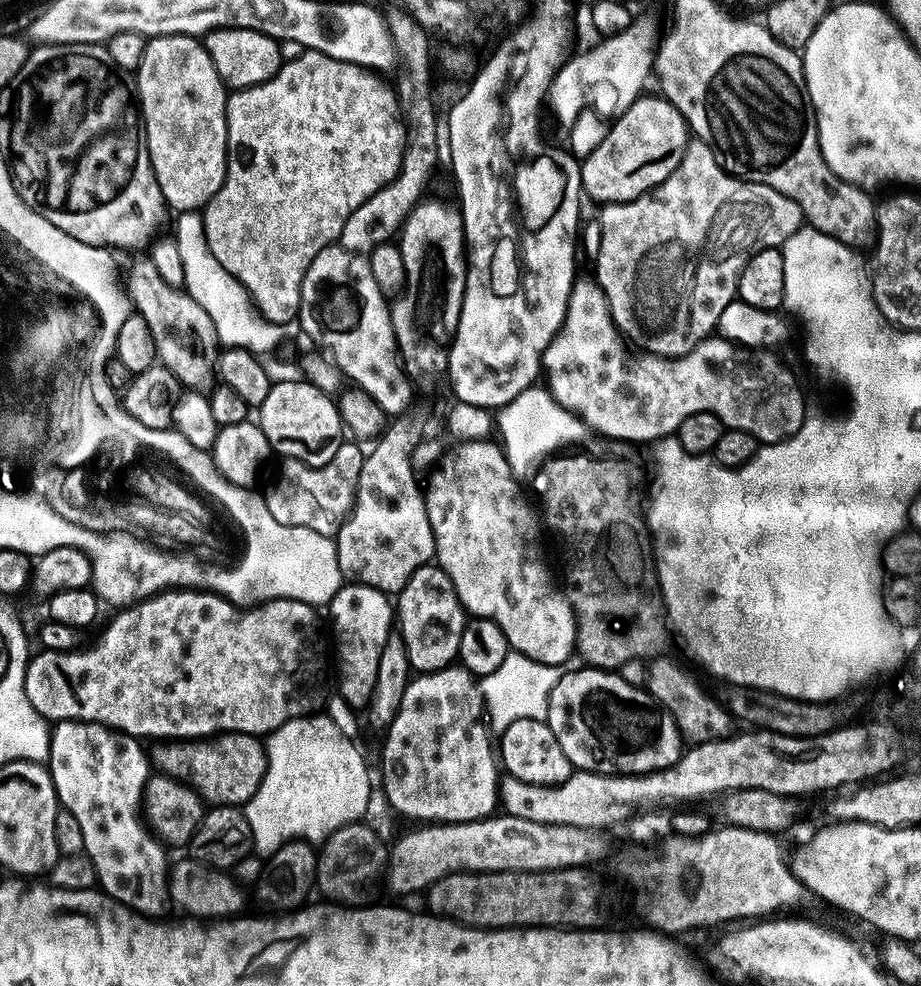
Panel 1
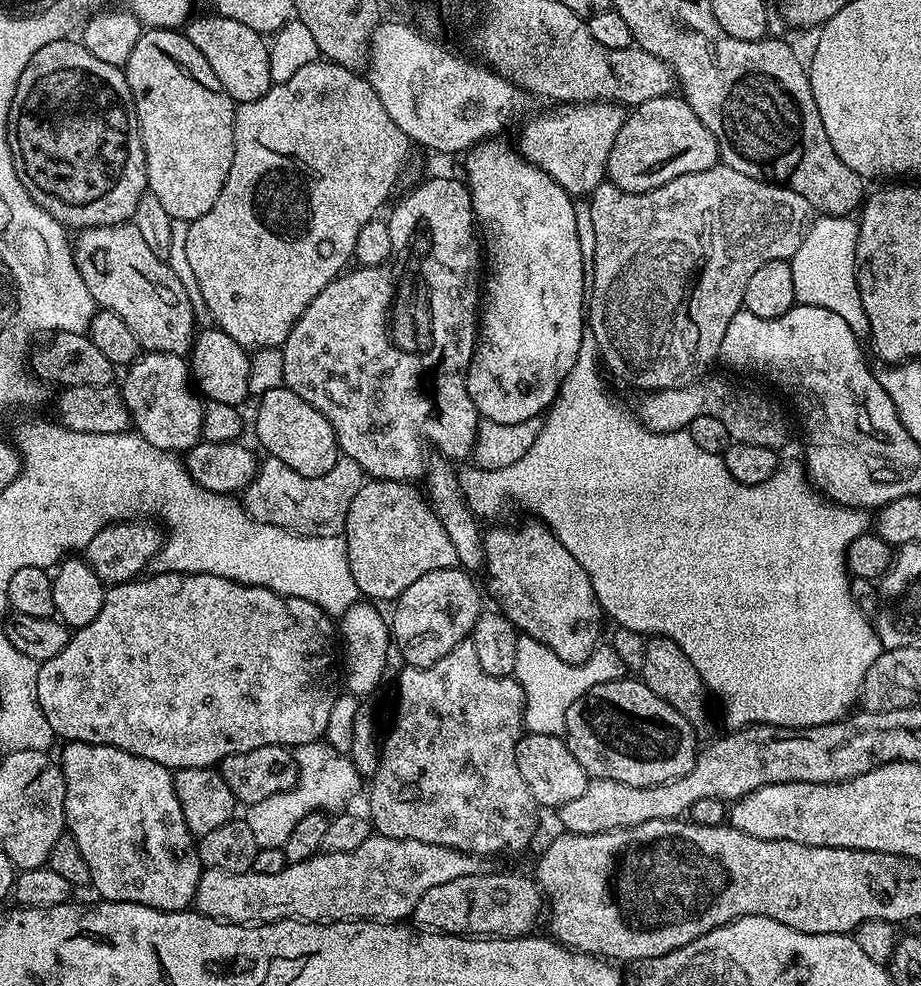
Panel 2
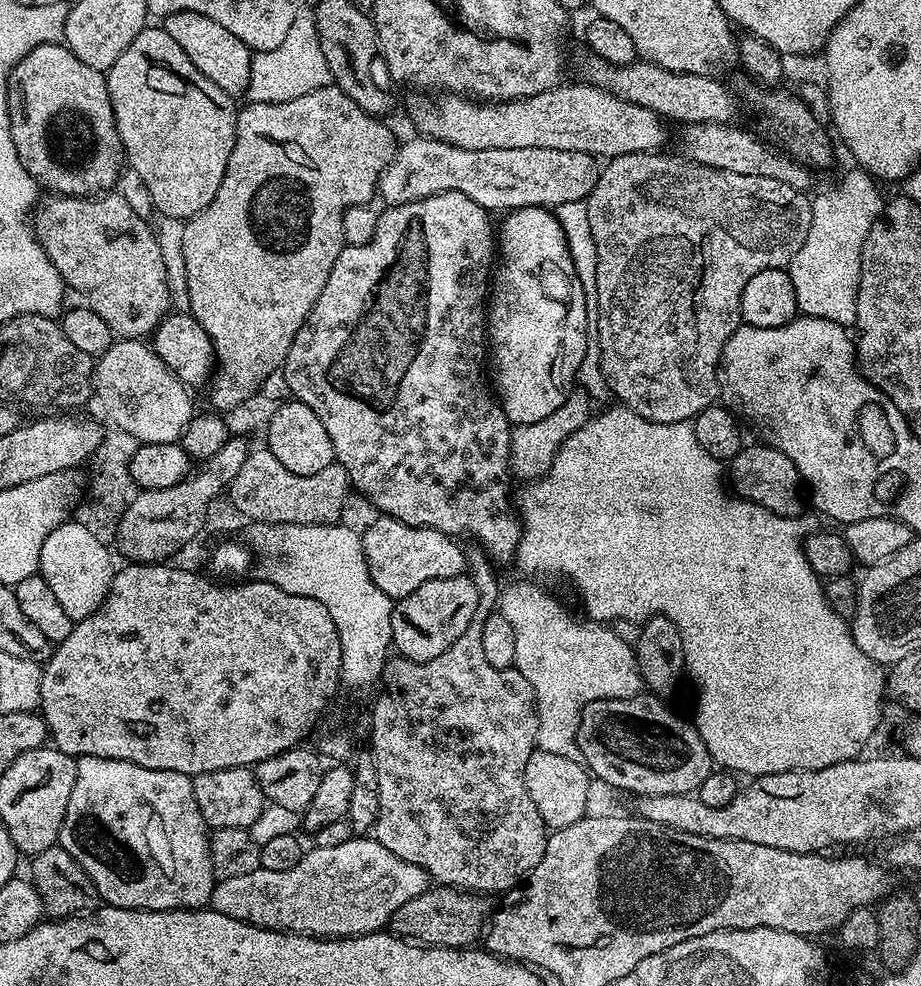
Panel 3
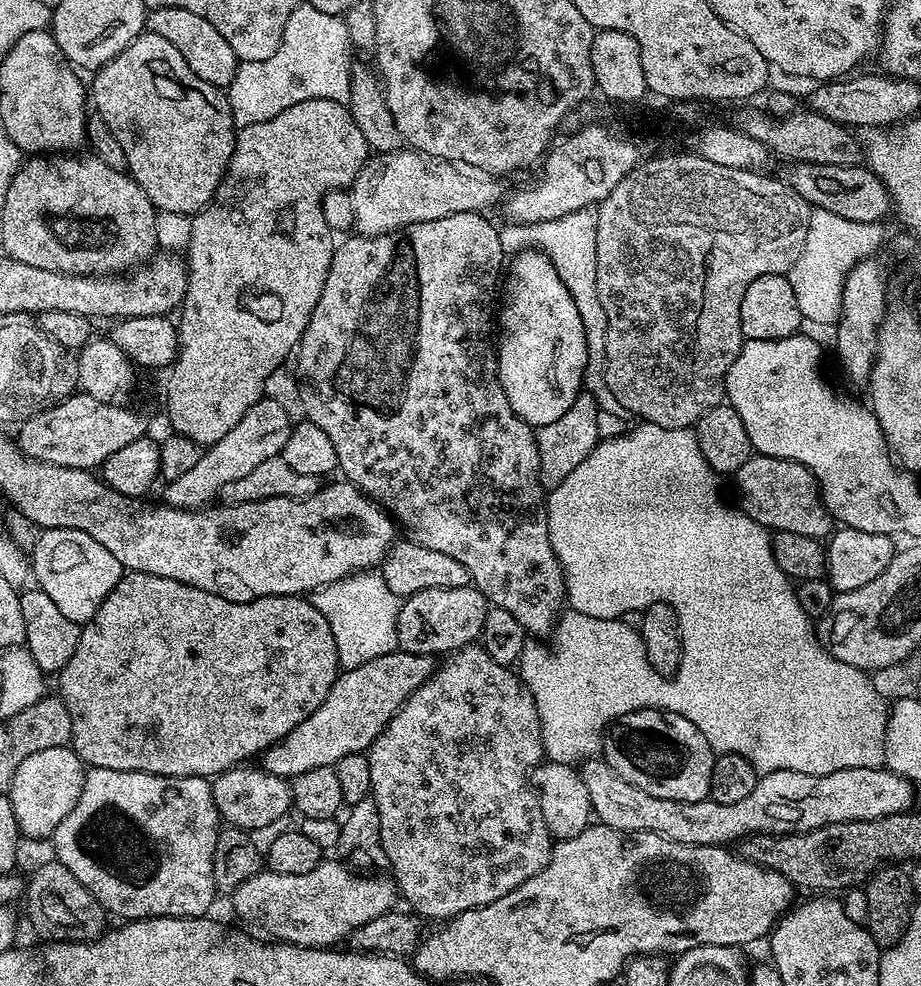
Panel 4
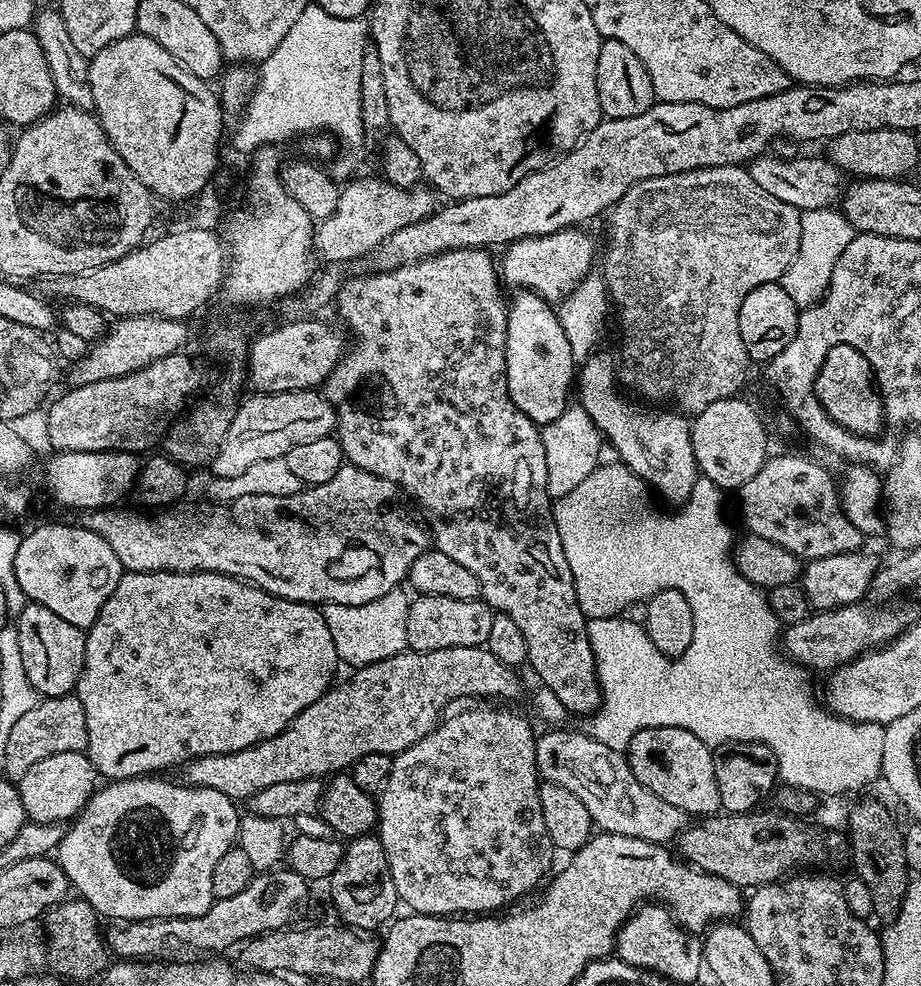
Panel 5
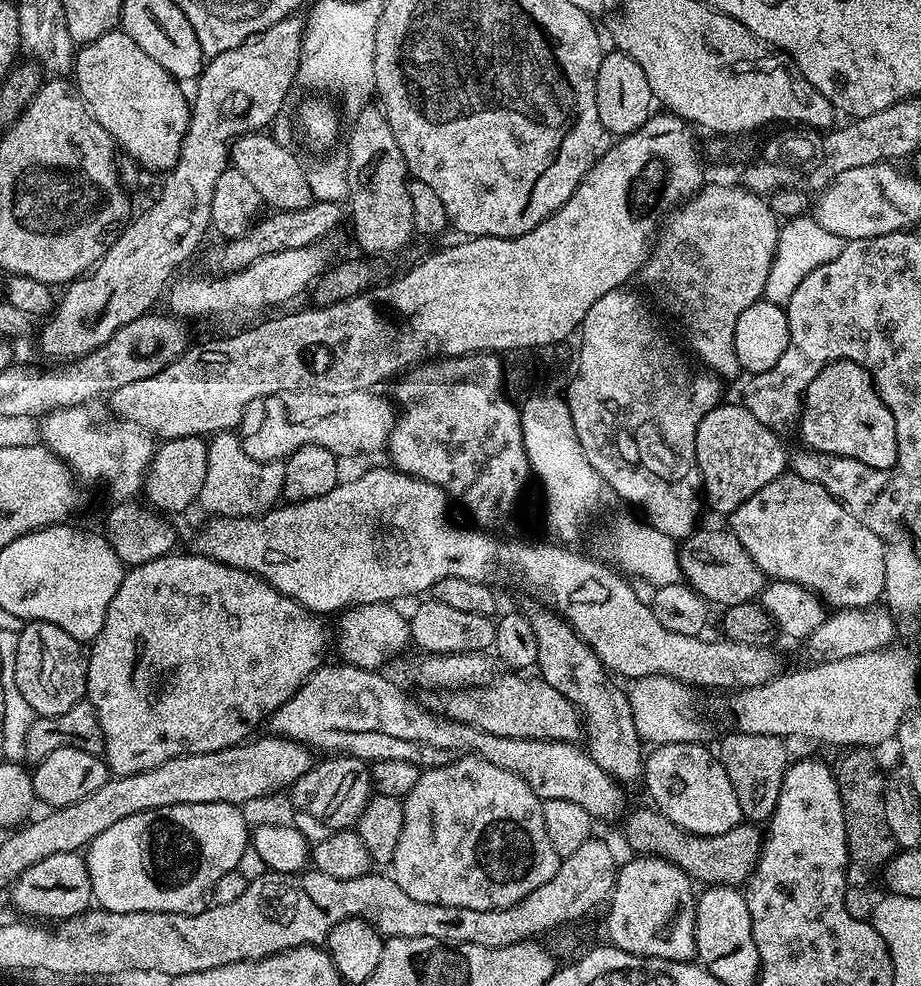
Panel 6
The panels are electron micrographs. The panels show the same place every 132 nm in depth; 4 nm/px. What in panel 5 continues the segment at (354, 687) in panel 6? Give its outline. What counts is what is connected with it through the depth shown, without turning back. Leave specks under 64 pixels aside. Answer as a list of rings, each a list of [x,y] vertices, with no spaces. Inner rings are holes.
[[[548,730],[545,736],[537,739],[536,770],[547,783],[566,786],[570,794],[578,794],[600,832],[667,845],[689,827],[687,812],[678,810],[678,806],[666,802],[666,798],[658,798],[654,790],[642,786],[642,782],[634,778],[634,770],[630,770],[628,757],[623,751],[598,742],[584,730],[560,731],[564,730]]]

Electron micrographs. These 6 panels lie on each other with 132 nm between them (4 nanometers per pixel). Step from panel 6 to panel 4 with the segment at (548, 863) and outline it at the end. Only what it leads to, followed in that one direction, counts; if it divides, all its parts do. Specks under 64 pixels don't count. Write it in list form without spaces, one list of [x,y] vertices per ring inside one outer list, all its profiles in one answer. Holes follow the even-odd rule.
[[[479,643],[465,645],[449,655],[444,665],[437,667],[414,694],[399,710],[390,722],[378,734],[375,742],[368,747],[367,757],[370,766],[371,797],[378,806],[380,819],[380,846],[388,859],[391,875],[394,877],[399,891],[409,900],[411,911],[421,917],[433,916],[436,922],[444,922],[466,910],[474,910],[486,906],[490,902],[498,902],[506,894],[510,894],[518,886],[522,886],[534,874],[538,874],[552,861],[553,839],[550,830],[546,830],[546,821],[542,819],[542,806],[538,802],[530,783],[533,768],[541,763],[544,756],[544,743],[540,737],[540,710],[530,694],[530,690],[519,675],[509,665],[494,662],[490,654],[484,652]]]

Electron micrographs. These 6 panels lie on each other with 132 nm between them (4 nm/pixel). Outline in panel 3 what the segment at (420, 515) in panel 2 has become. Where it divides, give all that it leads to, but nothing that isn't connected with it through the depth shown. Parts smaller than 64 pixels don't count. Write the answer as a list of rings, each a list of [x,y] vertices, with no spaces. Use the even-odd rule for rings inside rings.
[[[380,514],[375,518],[377,520],[362,532],[366,566],[374,586],[393,602],[406,598],[406,594],[414,594],[422,582],[458,576],[465,571],[465,549],[460,549],[453,537],[433,528],[415,528],[398,522],[393,516]]]

